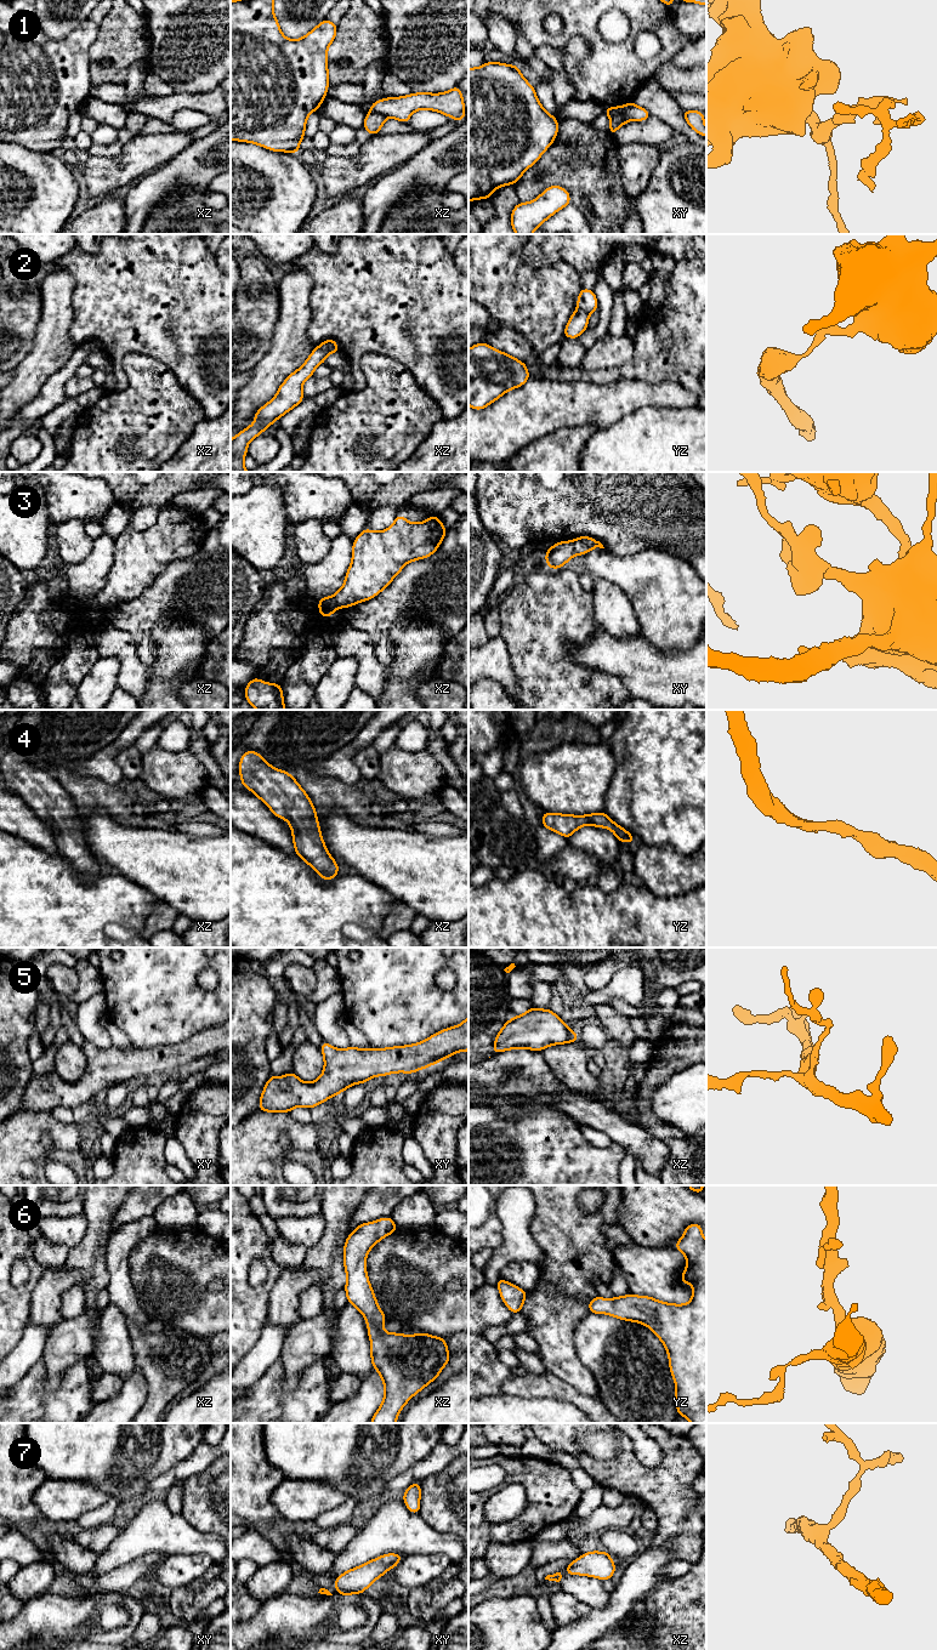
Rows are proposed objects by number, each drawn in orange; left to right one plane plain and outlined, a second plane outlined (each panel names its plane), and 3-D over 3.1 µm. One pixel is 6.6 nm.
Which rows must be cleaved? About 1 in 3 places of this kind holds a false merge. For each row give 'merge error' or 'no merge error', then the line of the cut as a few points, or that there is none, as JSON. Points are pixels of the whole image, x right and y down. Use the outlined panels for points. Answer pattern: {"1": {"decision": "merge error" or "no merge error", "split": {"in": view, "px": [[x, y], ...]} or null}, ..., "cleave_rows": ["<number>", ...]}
{"1": {"decision": "merge error", "split": {"in": "xy", "px": [[618, 107], [624, 115], [631, 119]]}}, "2": {"decision": "merge error", "split": {"in": "xz", "px": [[318, 346], [329, 353]]}}, "3": {"decision": "merge error", "split": {"in": "xy", "px": [[571, 541], [575, 553]]}}, "4": {"decision": "no merge error", "split": null}, "5": {"decision": "no merge error", "split": null}, "6": {"decision": "no merge error", "split": null}, "7": {"decision": "no merge error", "split": null}, "cleave_rows": ["1", "2", "3"]}

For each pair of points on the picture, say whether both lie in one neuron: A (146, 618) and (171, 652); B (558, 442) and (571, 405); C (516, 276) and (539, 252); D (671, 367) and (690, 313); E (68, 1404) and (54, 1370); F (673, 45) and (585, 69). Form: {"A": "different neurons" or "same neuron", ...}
{"A": "different neurons", "B": "different neurons", "C": "different neurons", "D": "same neuron", "E": "different neurons", "F": "same neuron"}

